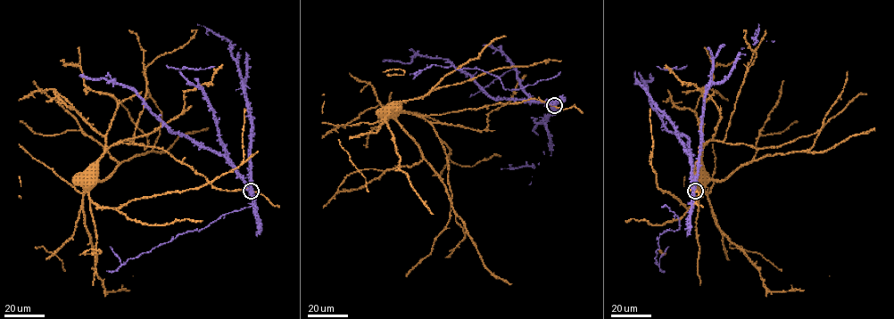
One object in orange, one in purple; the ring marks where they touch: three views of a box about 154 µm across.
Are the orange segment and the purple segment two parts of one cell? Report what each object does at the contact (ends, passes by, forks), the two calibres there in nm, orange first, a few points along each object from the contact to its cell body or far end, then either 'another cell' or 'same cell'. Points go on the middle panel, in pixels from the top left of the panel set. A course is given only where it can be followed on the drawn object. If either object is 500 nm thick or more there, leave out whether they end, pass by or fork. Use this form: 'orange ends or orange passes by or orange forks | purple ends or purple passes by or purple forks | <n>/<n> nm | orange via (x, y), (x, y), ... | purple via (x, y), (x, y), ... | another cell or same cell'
550/850 nm | orange via (554, 105), (530, 98), (518, 102), (500, 103), (439, 115), (417, 116), (379, 110), (381, 112) | purple via (554, 105), (526, 100), (494, 99), (469, 75), (445, 59), (416, 56), (408, 63), (383, 61) | another cell

